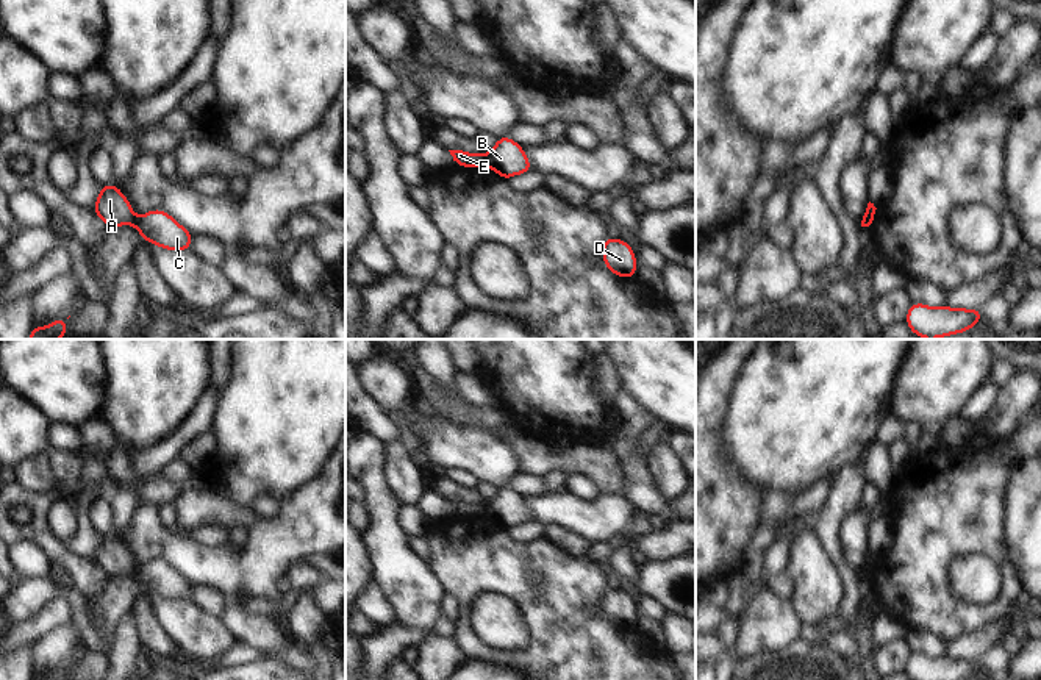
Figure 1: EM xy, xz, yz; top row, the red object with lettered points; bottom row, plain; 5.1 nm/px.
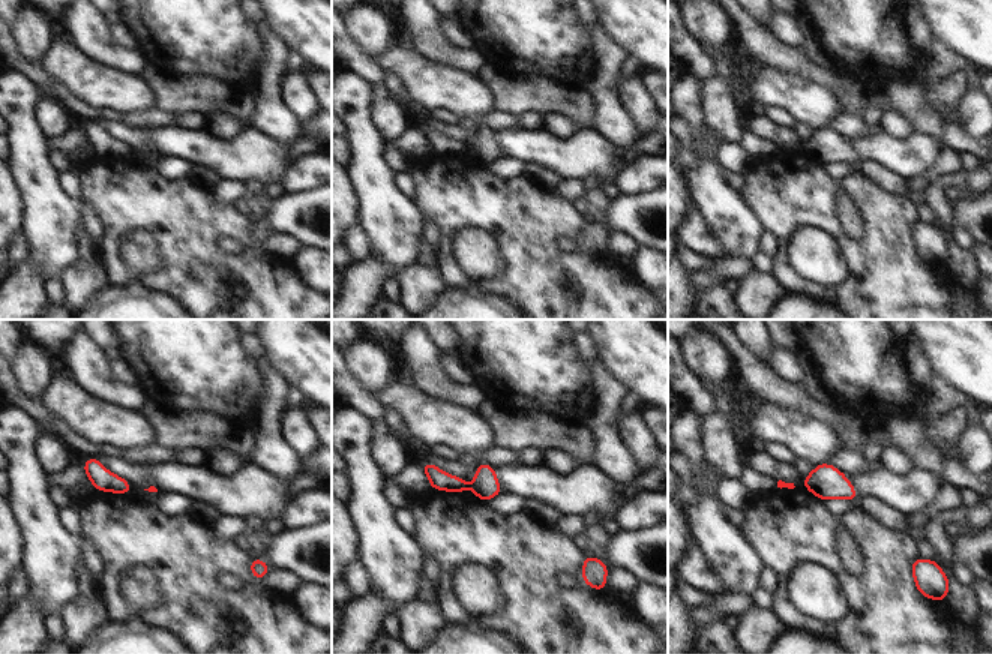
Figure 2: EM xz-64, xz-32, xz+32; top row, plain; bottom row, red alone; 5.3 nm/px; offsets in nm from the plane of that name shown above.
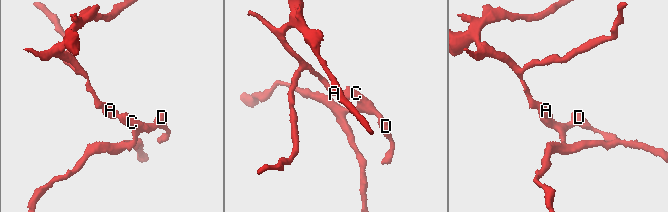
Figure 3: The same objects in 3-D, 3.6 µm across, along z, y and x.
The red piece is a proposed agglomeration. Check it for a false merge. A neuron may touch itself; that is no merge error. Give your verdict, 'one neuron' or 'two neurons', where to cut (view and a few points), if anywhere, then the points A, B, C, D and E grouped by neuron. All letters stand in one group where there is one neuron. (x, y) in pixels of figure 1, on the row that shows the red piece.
two neurons | xz (483, 155), (488, 164) | A E / B C D

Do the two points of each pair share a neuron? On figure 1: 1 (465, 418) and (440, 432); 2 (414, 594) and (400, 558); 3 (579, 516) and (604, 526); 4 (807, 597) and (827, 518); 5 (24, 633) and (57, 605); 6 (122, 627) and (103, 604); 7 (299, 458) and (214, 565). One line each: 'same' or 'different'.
1: different
2: same
3: same
4: different
5: same
6: different
7: different

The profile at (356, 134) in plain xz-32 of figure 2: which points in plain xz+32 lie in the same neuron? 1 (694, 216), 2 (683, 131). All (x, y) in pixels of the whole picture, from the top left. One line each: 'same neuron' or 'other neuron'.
1: other neuron
2: other neuron

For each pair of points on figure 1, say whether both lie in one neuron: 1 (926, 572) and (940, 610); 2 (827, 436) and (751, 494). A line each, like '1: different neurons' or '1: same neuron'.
1: same neuron
2: different neurons

